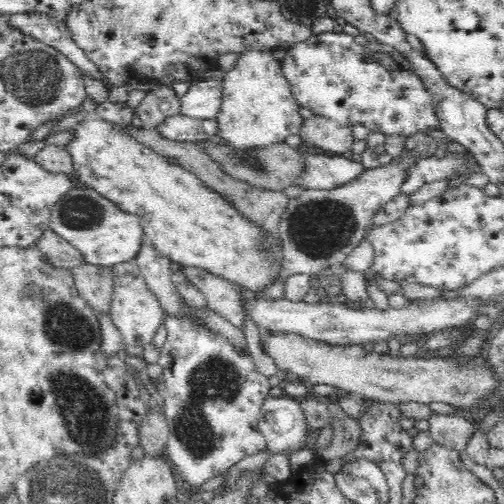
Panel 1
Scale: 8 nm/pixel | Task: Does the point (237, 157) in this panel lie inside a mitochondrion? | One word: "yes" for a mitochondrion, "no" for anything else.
yes

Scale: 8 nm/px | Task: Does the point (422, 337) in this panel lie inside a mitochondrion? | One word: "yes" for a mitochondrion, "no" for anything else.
no

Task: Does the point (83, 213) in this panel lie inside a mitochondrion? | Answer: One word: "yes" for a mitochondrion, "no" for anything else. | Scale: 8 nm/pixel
yes

